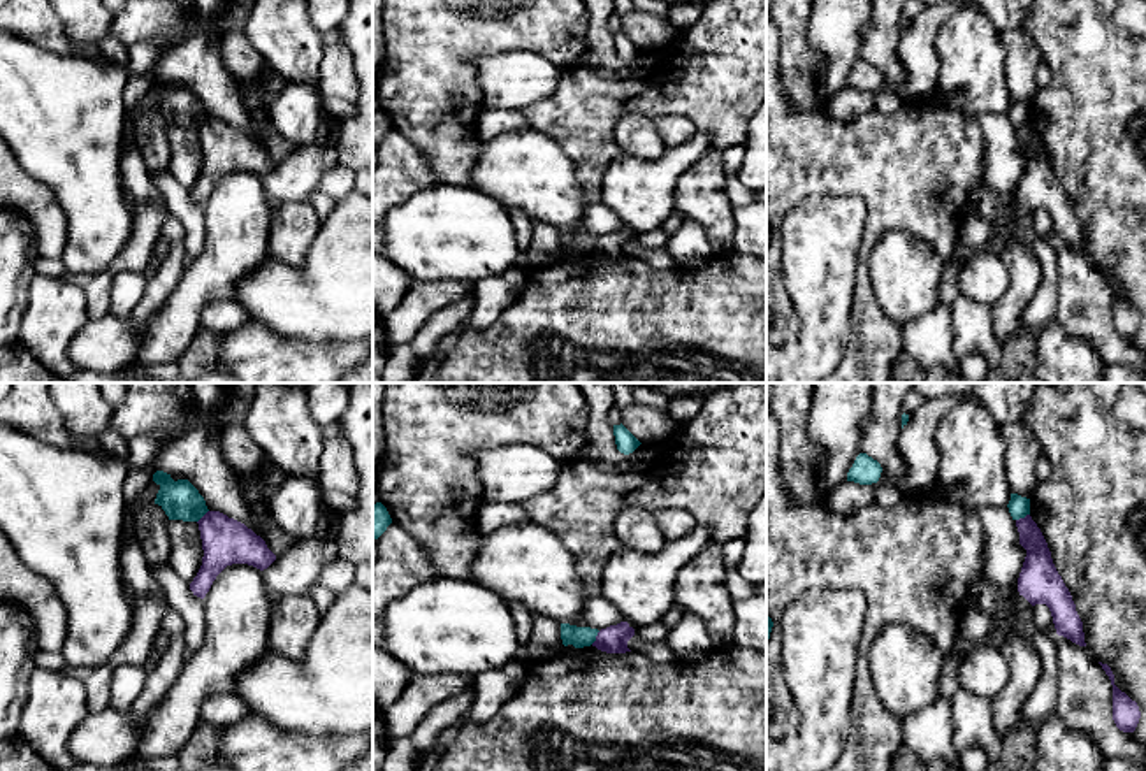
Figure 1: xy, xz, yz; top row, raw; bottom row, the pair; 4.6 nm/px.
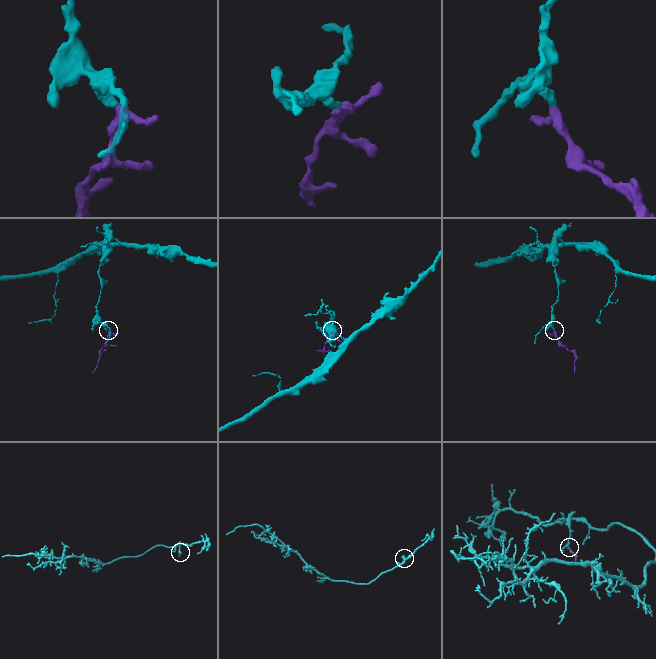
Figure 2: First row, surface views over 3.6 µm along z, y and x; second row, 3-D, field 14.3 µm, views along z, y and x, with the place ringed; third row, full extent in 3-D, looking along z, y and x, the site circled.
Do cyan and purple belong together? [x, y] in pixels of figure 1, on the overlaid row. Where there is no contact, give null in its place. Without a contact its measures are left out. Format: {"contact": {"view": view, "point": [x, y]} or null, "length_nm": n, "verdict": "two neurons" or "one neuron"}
{"contact": {"view": "xz", "point": [594, 638]}, "length_nm": 80, "verdict": "two neurons"}

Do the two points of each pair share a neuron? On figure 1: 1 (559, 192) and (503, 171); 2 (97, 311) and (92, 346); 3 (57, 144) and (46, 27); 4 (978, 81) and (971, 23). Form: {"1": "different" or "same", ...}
{"1": "same", "2": "different", "3": "different", "4": "same"}

